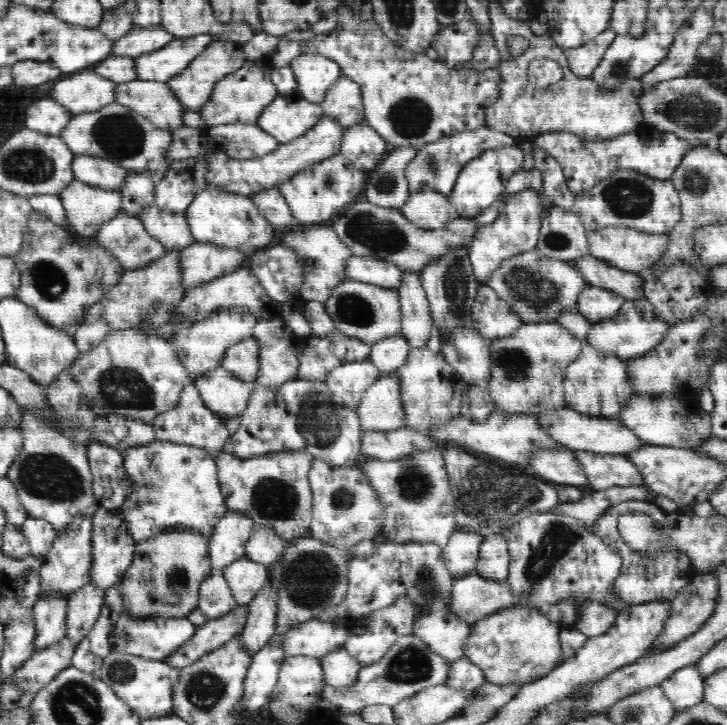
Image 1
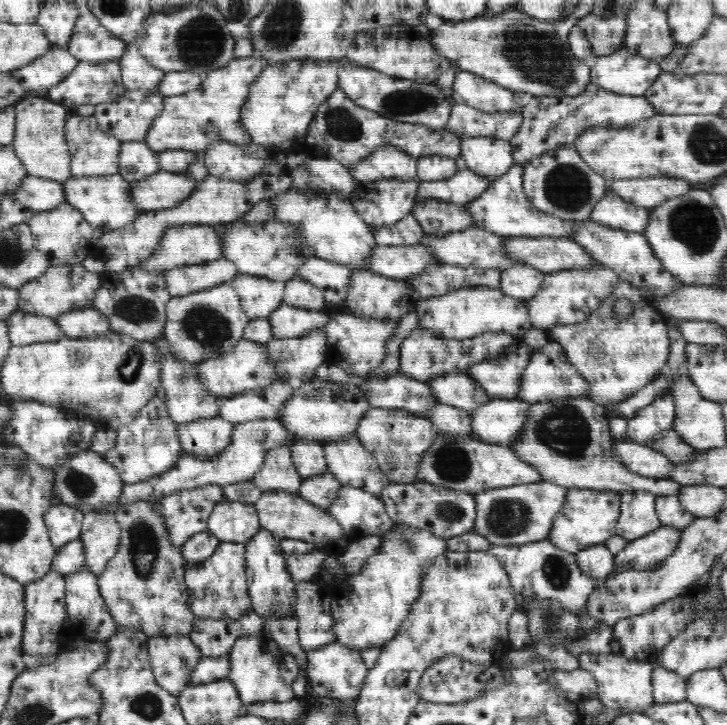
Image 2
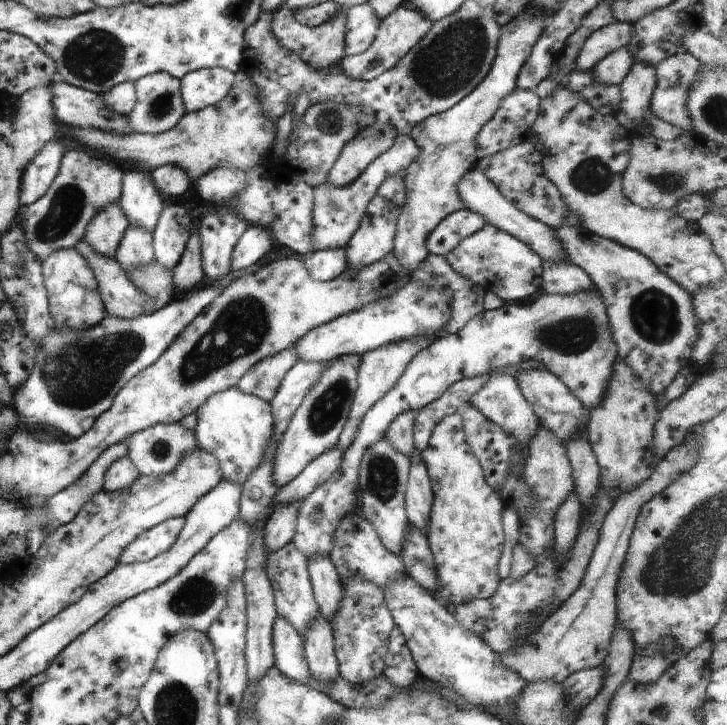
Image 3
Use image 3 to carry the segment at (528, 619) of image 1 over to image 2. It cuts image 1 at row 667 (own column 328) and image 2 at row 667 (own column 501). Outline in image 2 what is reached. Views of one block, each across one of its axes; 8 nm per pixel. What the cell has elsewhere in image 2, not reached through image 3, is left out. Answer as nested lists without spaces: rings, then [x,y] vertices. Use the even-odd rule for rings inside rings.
[[[337,640],[324,647],[308,652],[307,678],[313,689],[313,694],[319,698],[334,700],[357,700],[365,685],[369,669],[361,658],[361,651],[343,646]]]

